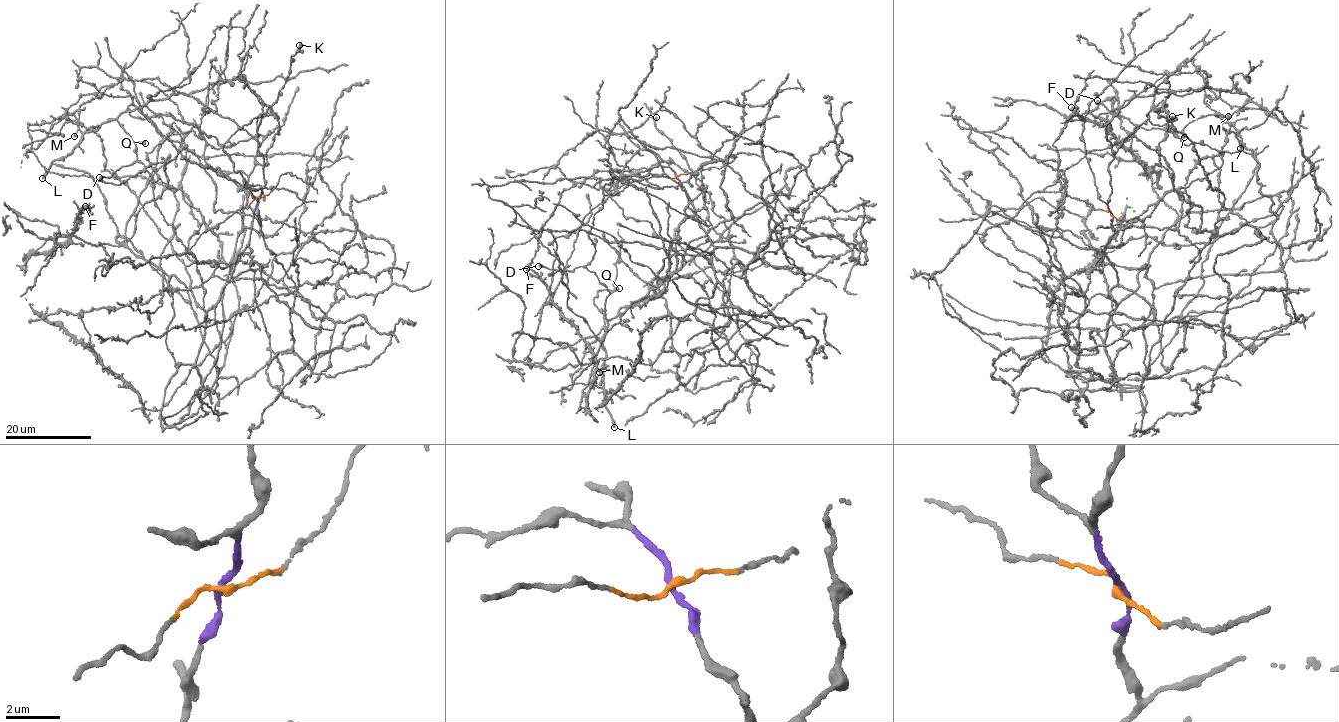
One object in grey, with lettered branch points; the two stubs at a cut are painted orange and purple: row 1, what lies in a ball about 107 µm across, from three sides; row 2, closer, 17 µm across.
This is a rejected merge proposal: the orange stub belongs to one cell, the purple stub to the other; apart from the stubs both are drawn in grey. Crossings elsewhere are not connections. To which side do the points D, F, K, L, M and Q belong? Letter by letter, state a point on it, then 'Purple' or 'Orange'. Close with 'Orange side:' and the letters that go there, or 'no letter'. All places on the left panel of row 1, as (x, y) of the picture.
D: Place: (99, 177). Orange
F: Place: (85, 206). Purple
K: Place: (299, 45). Purple
L: Place: (42, 178). Orange
M: Place: (74, 136). Orange
Q: Place: (145, 143). Orange
Orange side: D, L, M, Q

